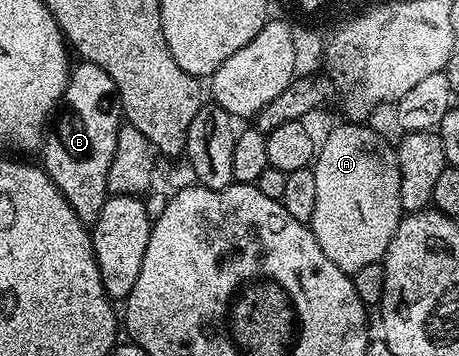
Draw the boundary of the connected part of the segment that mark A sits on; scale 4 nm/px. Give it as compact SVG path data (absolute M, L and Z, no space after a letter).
M344 121L325 140L320 140L319 150L316 152L315 158L311 164L315 173L315 213L311 220L311 230L315 241L319 241L319 249L323 249L323 253L327 253L327 261L331 261L340 271L352 273L363 269L363 265L371 265L372 263L381 263L385 258L387 249L391 245L391 237L395 237L395 229L400 225L403 212L401 202L399 201L399 161L397 160L397 152L394 144L388 143L383 136L371 128L365 127L361 121Z

